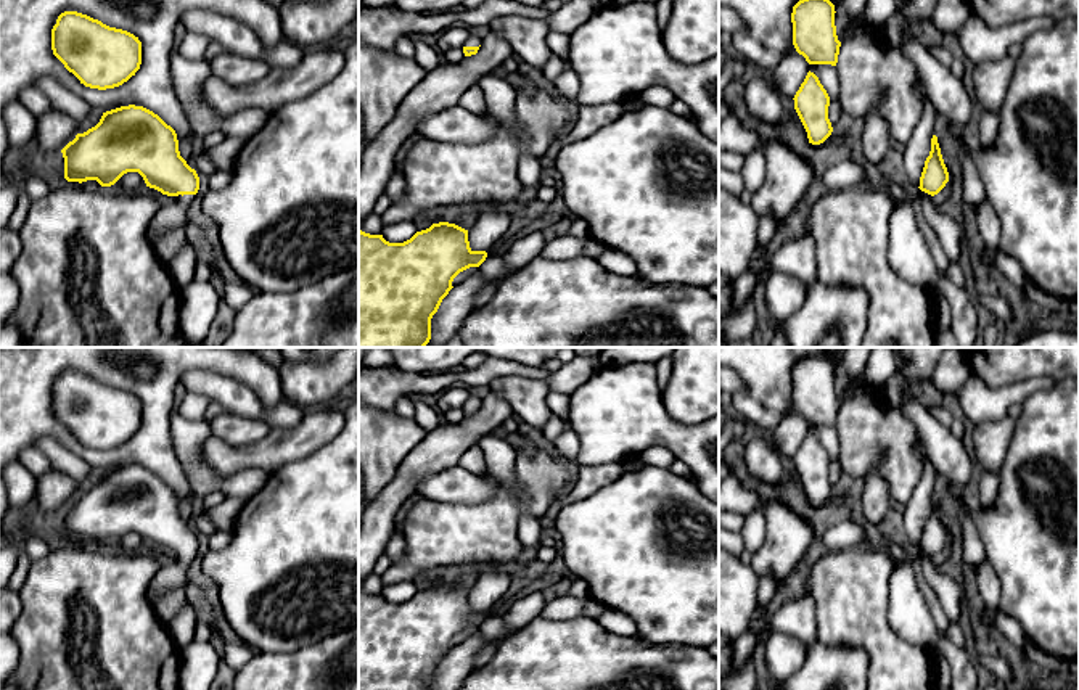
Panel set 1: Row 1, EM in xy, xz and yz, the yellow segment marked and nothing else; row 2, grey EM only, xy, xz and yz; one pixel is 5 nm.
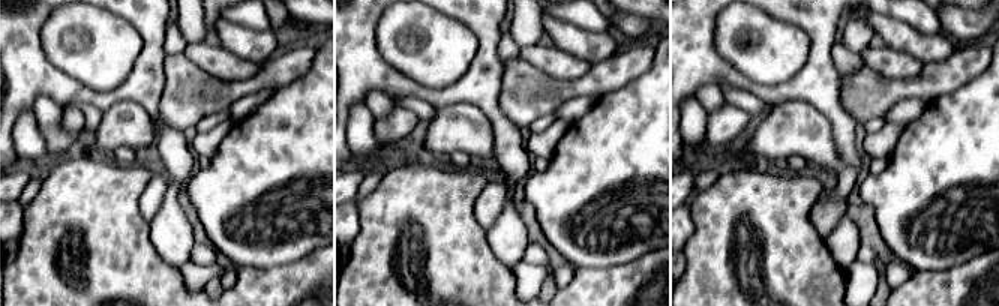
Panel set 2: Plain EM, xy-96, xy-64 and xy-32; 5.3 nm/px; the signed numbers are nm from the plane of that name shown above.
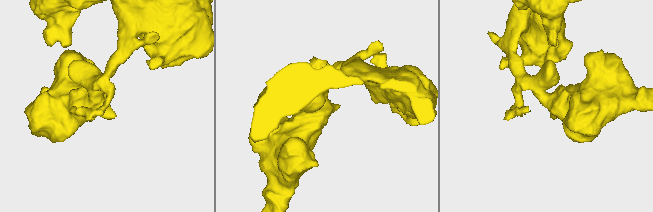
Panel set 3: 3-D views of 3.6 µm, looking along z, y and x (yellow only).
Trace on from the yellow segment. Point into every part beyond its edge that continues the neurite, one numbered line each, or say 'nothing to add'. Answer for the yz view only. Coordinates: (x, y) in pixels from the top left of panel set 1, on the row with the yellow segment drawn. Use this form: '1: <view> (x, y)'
1: yz (947, 230)

